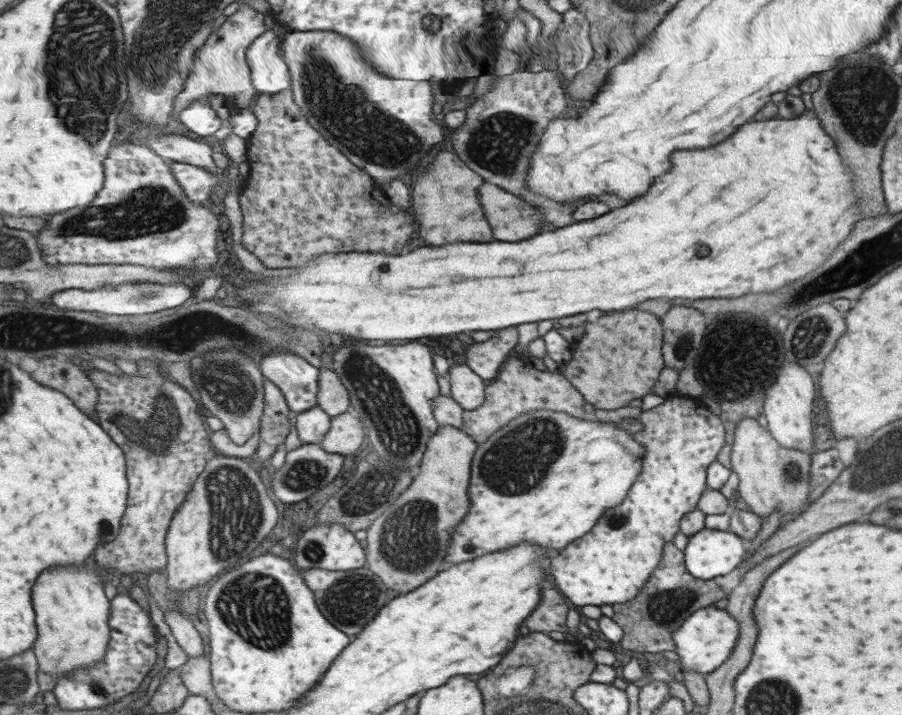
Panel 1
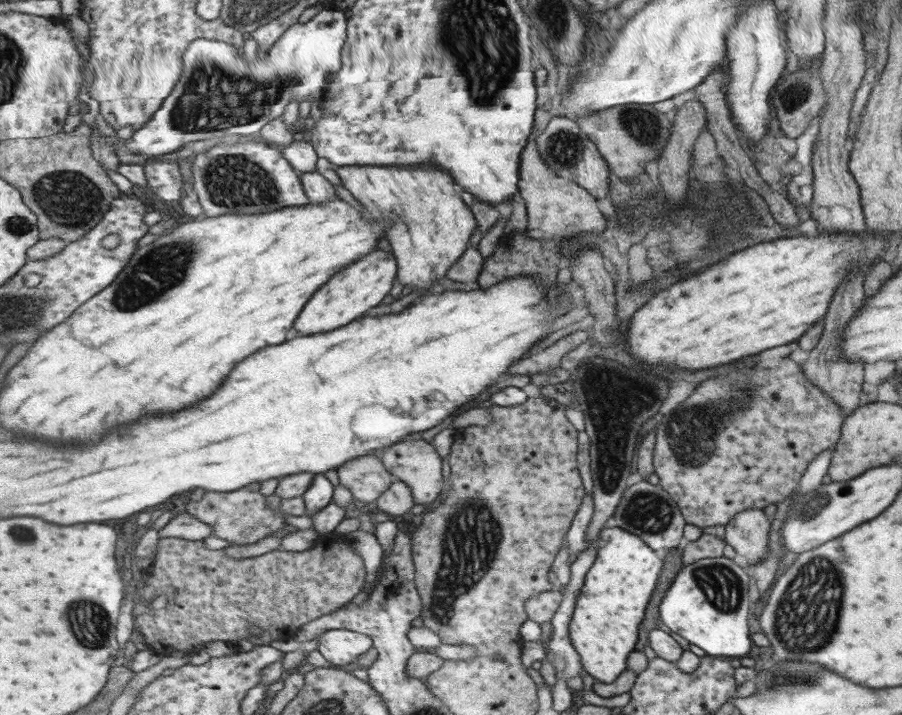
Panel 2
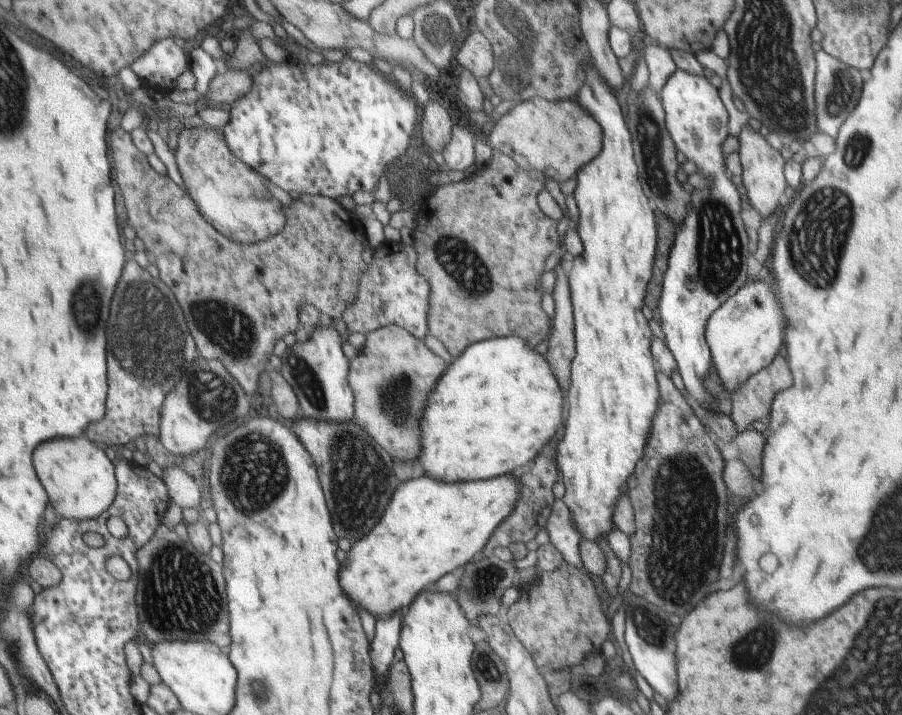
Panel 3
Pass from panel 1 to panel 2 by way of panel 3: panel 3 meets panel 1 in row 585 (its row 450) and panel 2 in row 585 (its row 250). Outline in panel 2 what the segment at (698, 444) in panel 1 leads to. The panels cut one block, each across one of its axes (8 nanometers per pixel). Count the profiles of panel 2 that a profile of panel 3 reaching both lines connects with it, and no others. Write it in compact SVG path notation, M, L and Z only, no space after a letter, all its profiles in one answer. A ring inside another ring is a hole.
M617 527L599 531L595 562L575 598L569 620L569 640L579 654L583 673L595 681L612 683L625 670L625 658L637 642L637 626L661 570L661 559L641 537Z

